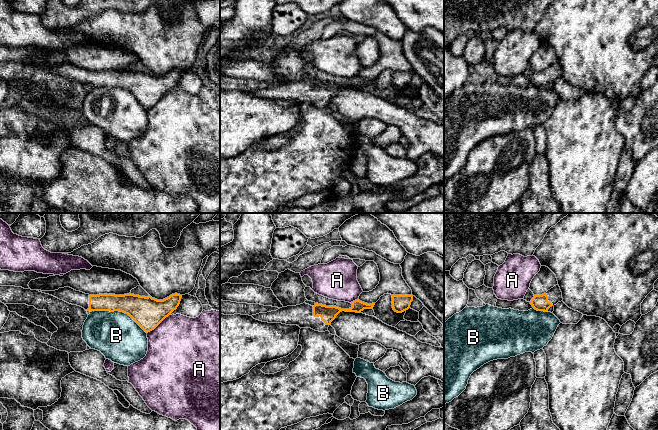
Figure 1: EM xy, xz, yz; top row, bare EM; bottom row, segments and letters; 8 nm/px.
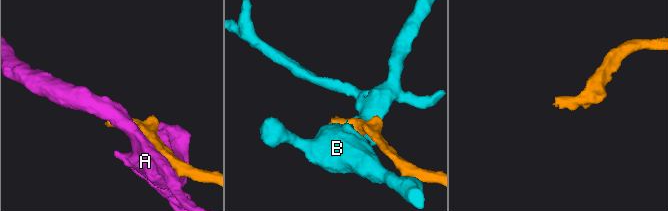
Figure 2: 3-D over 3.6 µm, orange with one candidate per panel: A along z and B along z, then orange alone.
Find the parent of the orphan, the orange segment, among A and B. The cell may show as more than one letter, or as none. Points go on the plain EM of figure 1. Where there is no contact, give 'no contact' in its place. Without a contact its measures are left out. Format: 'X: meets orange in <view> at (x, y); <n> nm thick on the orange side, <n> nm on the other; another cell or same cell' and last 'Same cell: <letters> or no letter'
A: meets orange in xy at (158, 100); 240 nm thick on the orange side, 500 nm on the other; another cell
B: meets orange in xy at (118, 86); 240 nm thick on the orange side, 380 nm on the other; another cell
Same cell: no letter

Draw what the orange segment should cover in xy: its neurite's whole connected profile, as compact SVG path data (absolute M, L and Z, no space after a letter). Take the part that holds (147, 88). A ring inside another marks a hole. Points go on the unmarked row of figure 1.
M70 63L59 64L55 67L41 67L39 68L52 71L69 80L77 81L90 88L92 87L119 87L128 90L146 109L154 106L166 93L168 93L180 80L182 71L172 70L163 76L157 76L151 72L139 72L134 70L99 70L89 71L80 67L76 67Z

